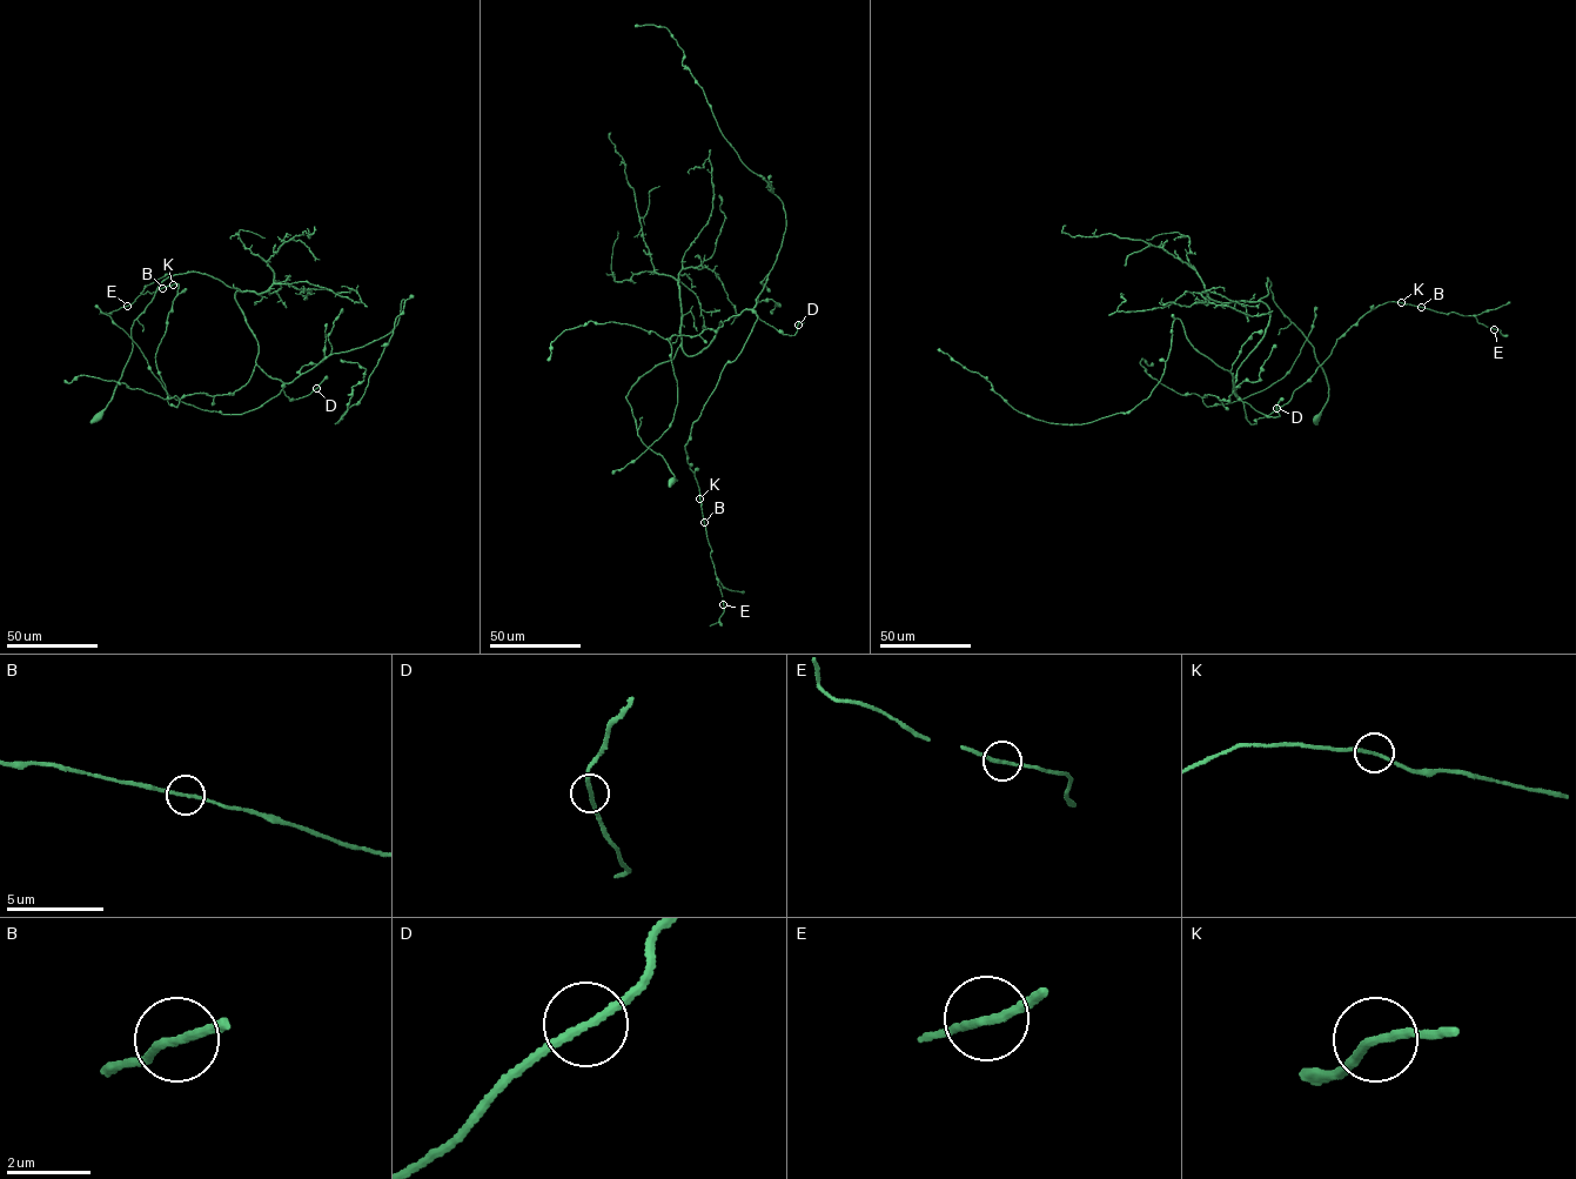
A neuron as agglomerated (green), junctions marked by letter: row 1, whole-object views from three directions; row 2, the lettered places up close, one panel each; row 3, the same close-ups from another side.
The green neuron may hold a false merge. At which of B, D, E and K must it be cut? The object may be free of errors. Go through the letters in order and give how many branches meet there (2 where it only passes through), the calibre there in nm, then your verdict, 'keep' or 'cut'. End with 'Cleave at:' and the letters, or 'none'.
B: branches 2; calibre 160 nm; keep
D: branches 2; calibre 180 nm; keep
E: branches 2; calibre 180 nm; keep
K: branches 2; calibre 160 nm; keep
Cleave at: none

